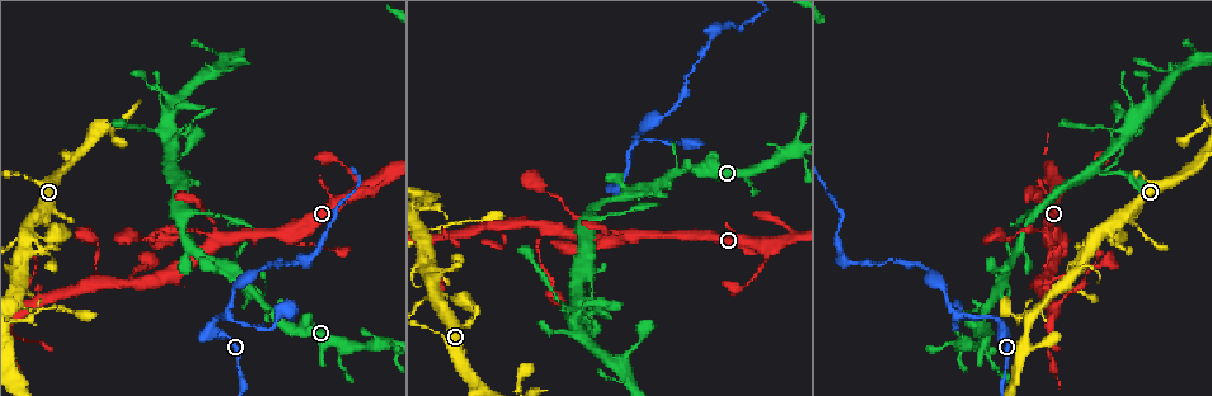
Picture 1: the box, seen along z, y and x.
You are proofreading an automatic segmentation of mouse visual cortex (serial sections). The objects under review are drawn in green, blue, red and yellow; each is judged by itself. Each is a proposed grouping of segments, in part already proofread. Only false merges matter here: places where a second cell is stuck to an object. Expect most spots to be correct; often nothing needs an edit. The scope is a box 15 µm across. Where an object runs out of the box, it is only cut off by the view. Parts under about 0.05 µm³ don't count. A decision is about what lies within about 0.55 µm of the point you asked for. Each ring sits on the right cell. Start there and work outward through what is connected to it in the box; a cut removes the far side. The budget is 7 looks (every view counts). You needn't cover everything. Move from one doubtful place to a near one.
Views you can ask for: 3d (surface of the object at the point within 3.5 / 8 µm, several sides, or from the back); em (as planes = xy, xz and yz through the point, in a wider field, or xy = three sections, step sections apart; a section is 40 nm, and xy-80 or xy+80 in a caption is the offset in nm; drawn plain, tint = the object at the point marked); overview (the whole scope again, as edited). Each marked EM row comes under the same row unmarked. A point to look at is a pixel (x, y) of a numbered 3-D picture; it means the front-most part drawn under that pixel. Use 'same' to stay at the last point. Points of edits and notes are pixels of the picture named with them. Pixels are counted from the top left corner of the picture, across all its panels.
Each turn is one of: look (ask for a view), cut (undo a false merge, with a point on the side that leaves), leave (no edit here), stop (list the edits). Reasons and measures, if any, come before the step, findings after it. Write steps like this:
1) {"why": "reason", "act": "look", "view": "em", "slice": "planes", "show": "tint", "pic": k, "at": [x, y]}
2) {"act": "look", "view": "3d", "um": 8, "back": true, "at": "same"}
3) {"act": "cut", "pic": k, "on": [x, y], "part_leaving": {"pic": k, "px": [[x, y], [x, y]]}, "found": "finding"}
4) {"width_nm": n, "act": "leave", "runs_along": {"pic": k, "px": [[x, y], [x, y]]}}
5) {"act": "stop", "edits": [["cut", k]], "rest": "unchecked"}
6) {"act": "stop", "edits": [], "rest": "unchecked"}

{"why": "four arms meet", "act": "look", "view": "3d", "um": 3.5, "pic": 1, "at": [387, 343]}

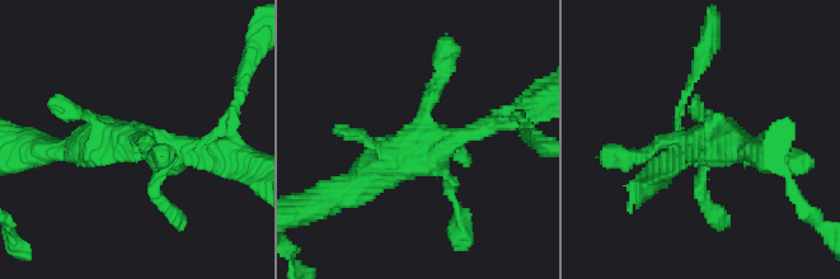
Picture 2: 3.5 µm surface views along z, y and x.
{"act": "look", "view": "em", "slice": "planes", "show": "tint", "pic": 2, "at": [413, 146]}

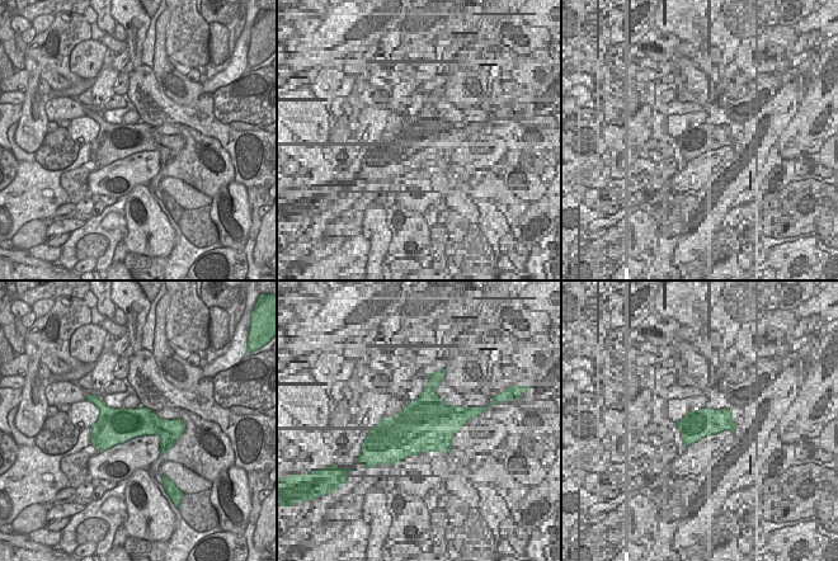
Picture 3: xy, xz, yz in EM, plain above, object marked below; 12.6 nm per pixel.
{"why": "cut it another way", "act": "look", "view": "em", "slice": "xy", "step": 3, "show": "tint", "at": "same"}

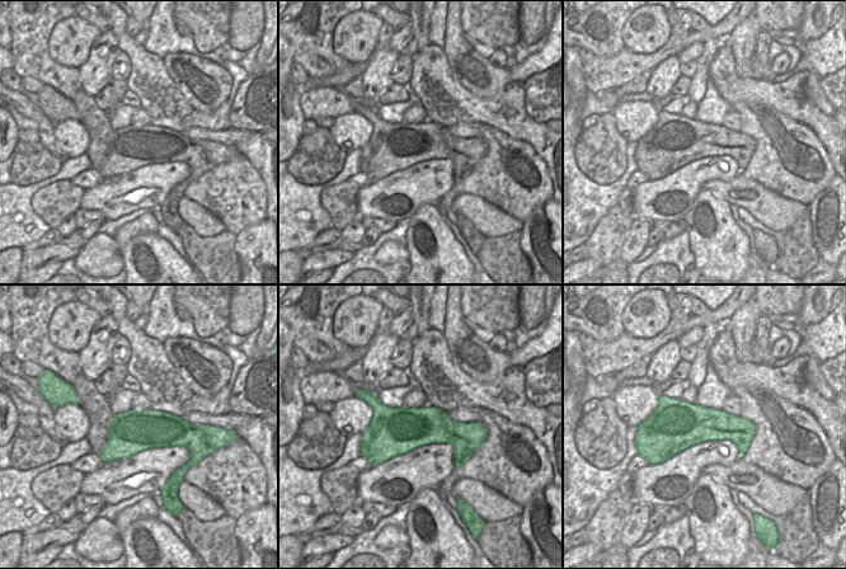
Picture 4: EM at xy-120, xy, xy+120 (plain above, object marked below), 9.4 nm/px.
{"act": "leave", "runs_along": {"pic": 2, "px": [[341, 190], [422, 149], [458, 207]]}, "found": "all the same cell"}

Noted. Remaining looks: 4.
{"why": "two arms in line, one across", "act": "look", "view": "3d", "um": 3.5, "pic": 1, "at": [1032, 218]}

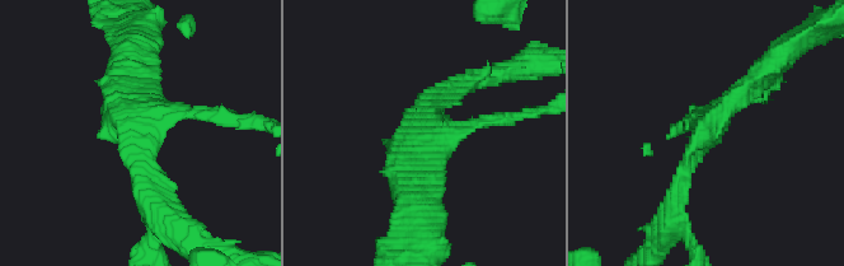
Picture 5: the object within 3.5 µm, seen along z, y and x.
{"why": "now the EM", "act": "look", "view": "em", "slice": "planes", "show": "tint", "pic": 5, "at": [128, 126]}

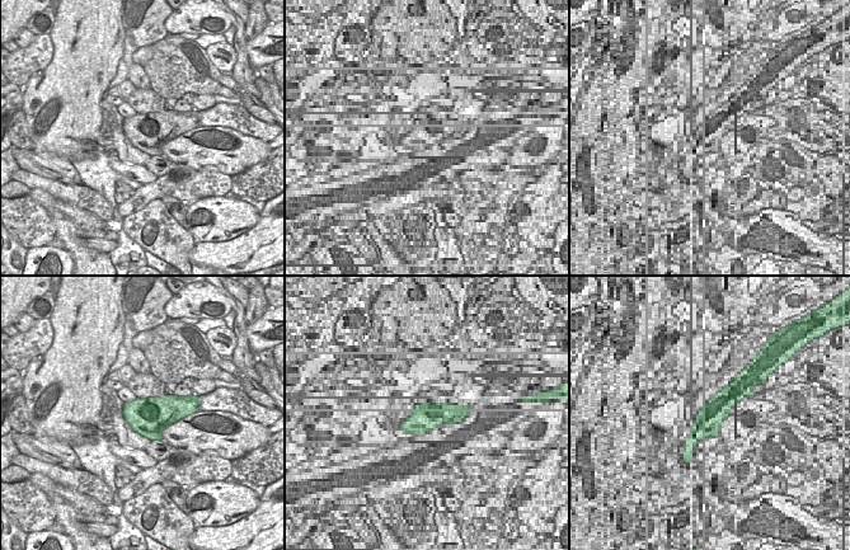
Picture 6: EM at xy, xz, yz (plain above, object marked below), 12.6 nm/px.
{"act": "look", "view": "em", "slice": "xy", "step": 5, "show": "tint", "at": "same"}

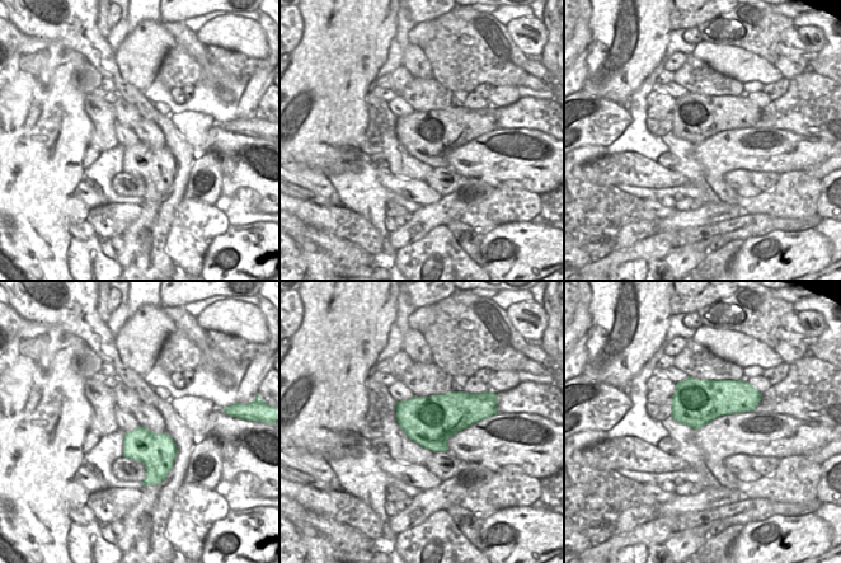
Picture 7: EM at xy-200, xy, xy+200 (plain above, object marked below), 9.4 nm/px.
{"act": "leave", "found": "continuous, no second cell"}

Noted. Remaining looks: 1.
{"act": "stop", "edits": [], "rest": "unchecked"}

